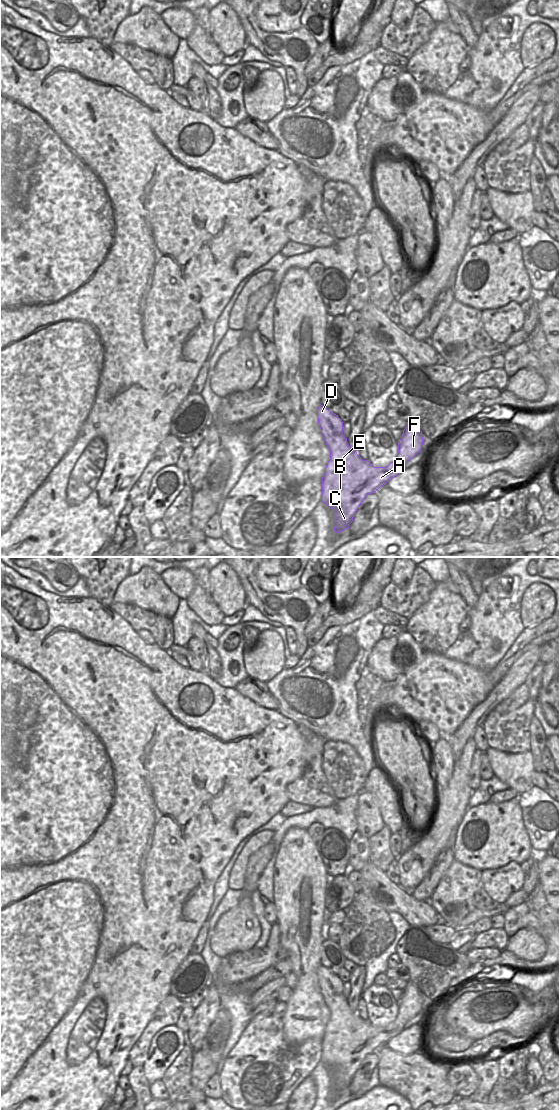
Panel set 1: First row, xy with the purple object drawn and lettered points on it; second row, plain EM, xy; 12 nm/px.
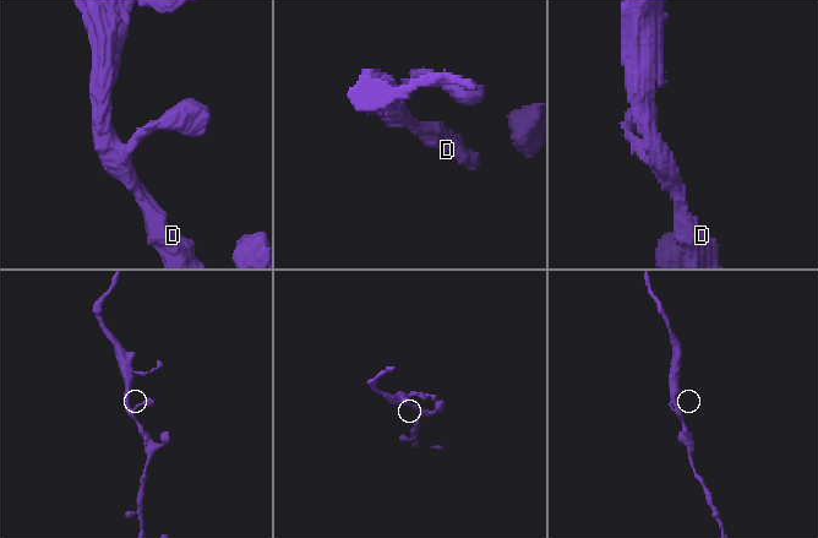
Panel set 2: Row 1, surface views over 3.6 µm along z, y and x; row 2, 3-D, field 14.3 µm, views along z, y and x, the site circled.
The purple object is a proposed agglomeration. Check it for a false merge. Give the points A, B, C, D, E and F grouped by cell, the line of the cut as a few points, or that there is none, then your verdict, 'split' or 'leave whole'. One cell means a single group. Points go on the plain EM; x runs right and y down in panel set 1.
A B C D E F; no cut; leave whole

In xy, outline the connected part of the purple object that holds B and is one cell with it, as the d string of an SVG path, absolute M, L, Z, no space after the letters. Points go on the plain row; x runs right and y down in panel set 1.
M320 964L317 969L317 977L321 994L330 1010L330 1019L322 1037L321 1062L333 1069L333 1087L335 1093L339 1093L349 1088L354 1074L365 1057L376 1052L390 1039L400 1034L405 1024L421 1011L422 991L409 980L398 1003L397 1017L386 1027L374 1027L368 1020L363 1020L356 1011L349 1007L347 998L343 994L343 982L338 975Z

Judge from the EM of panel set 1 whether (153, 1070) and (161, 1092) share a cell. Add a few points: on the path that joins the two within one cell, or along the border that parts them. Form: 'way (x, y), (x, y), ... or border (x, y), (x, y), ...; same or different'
border (160, 1079), (150, 1084); different

